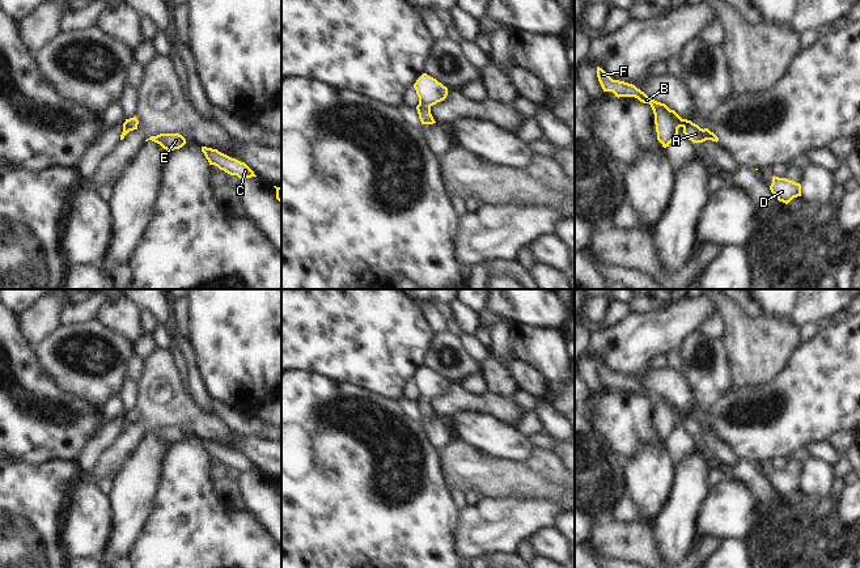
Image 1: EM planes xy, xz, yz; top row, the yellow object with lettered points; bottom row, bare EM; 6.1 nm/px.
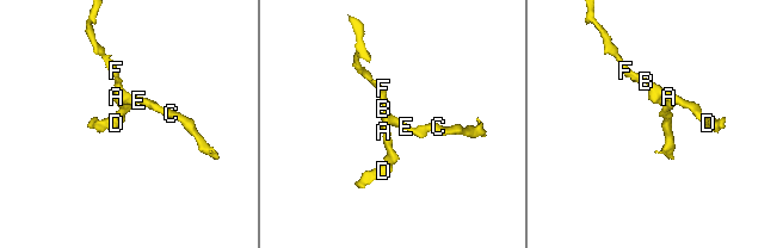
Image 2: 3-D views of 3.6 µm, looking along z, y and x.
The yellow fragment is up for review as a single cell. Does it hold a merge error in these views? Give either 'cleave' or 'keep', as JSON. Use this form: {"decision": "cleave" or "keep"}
{"decision": "keep"}

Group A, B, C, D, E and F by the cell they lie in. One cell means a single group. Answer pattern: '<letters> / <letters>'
A B C D E F

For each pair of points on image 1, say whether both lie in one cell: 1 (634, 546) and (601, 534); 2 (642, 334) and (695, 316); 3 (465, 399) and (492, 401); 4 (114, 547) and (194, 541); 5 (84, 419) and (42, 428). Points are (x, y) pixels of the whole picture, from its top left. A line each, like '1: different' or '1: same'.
1: same
2: same
3: same
4: different
5: same

